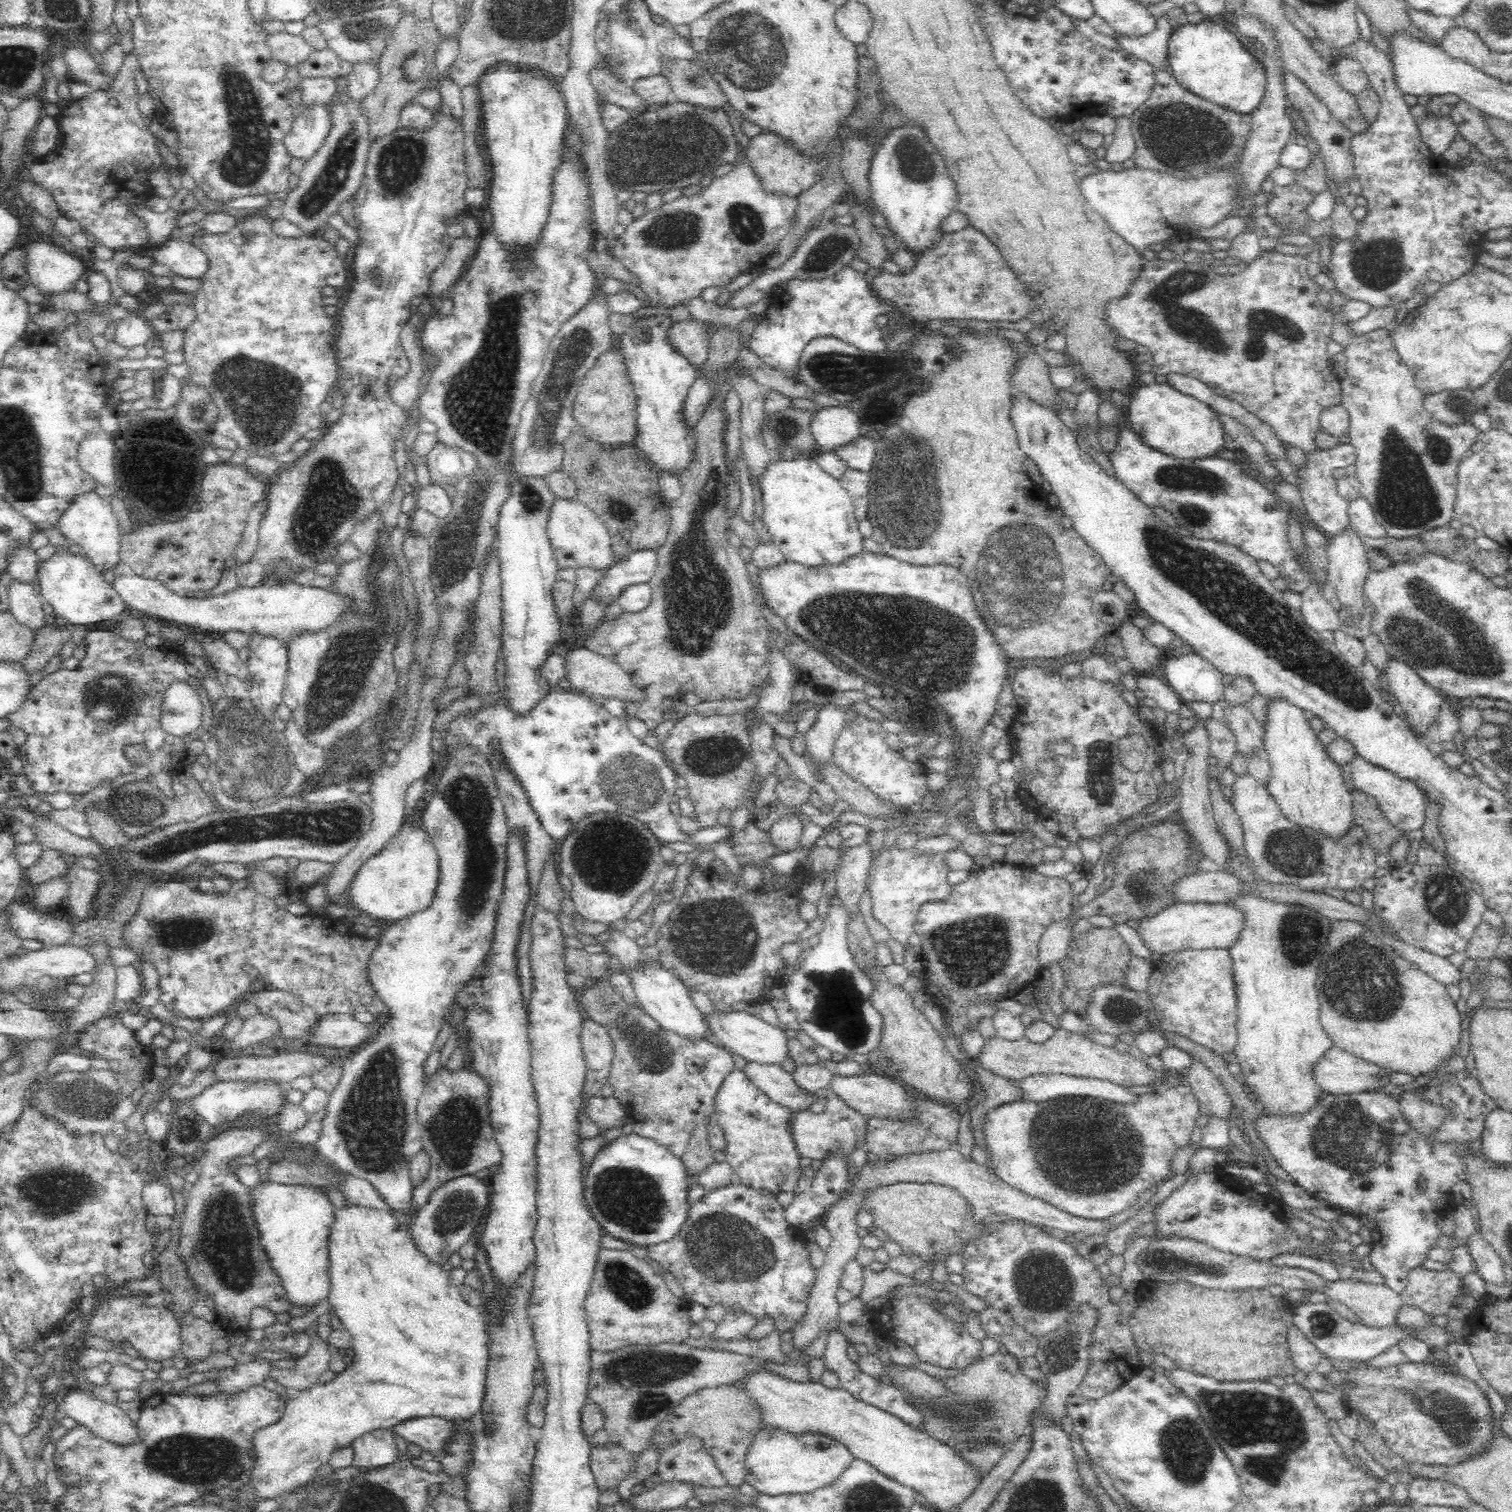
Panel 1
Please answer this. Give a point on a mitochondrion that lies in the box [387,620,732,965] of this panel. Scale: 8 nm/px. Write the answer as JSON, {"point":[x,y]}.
{"point":[627,776]}

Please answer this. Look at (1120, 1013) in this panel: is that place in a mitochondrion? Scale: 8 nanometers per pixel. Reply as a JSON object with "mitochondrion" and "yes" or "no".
{"mitochondrion":"yes"}

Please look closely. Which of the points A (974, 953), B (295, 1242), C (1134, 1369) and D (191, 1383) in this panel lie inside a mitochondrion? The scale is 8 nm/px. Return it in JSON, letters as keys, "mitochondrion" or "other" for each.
{"A":"mitochondrion","B":"other","C":"other","D":"other"}

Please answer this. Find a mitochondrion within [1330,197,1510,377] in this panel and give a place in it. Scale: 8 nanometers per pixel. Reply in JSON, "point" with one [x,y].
{"point":[1380,265]}

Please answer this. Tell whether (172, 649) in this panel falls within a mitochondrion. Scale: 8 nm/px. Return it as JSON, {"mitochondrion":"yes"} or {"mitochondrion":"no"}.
{"mitochondrion":"no"}

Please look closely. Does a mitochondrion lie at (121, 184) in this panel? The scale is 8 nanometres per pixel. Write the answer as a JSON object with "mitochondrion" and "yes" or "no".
{"mitochondrion":"no"}

